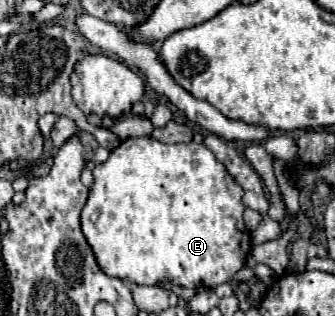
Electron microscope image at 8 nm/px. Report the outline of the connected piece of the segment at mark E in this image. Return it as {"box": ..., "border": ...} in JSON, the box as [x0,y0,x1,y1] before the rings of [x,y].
{"box":[82,137,250,289],"border":[[[136,137],[136,139],[124,139],[108,157],[106,163],[100,163],[94,167],[94,185],[90,187],[90,197],[82,209],[82,233],[88,241],[88,245],[94,251],[96,263],[98,267],[116,279],[122,281],[130,281],[136,285],[158,285],[162,281],[170,281],[172,285],[180,285],[180,287],[188,287],[188,289],[196,289],[196,287],[218,287],[222,283],[232,281],[232,277],[244,267],[246,263],[246,255],[250,251],[250,237],[248,233],[238,225],[238,219],[242,219],[244,213],[244,203],[242,203],[242,187],[238,183],[234,183],[234,179],[228,175],[226,167],[214,157],[214,153],[200,143],[160,143],[152,137]]]}

